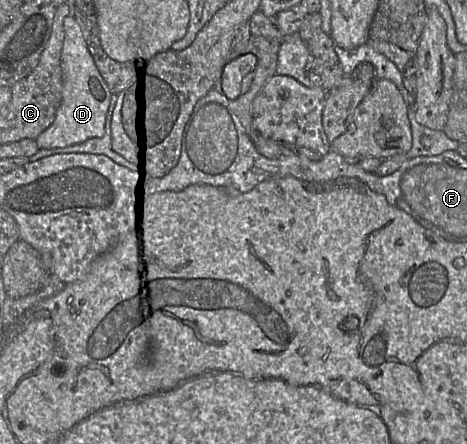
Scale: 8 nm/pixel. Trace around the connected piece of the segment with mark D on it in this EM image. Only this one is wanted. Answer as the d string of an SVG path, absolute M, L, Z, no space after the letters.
M67 16L63 27L65 38L61 52L62 100L53 123L36 138L39 149L63 148L102 137L112 95L95 65L74 16Z

